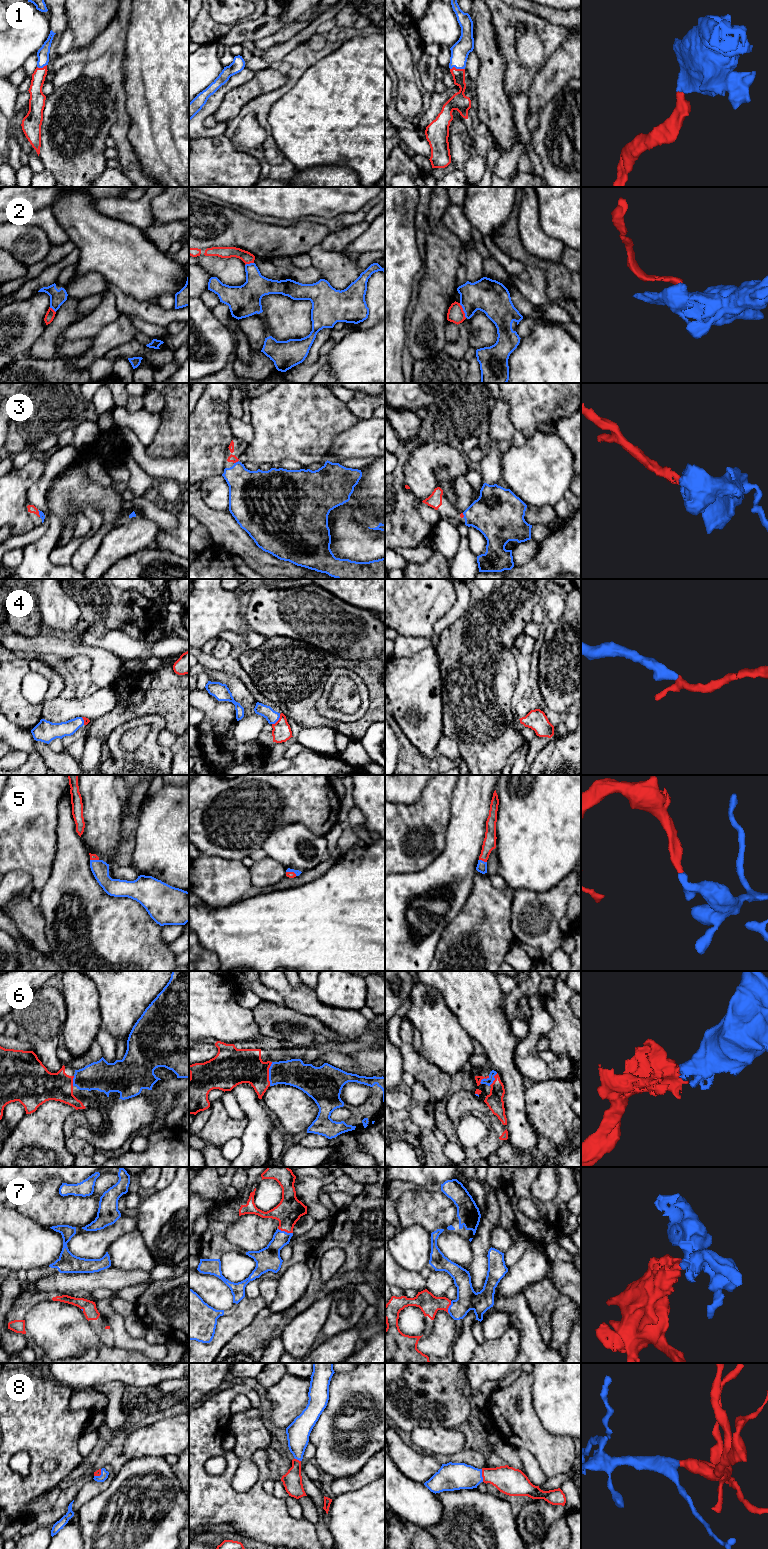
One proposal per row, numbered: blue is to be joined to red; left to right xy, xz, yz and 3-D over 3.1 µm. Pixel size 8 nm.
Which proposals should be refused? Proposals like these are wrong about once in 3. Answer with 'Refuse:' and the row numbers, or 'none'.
Refuse: 2

